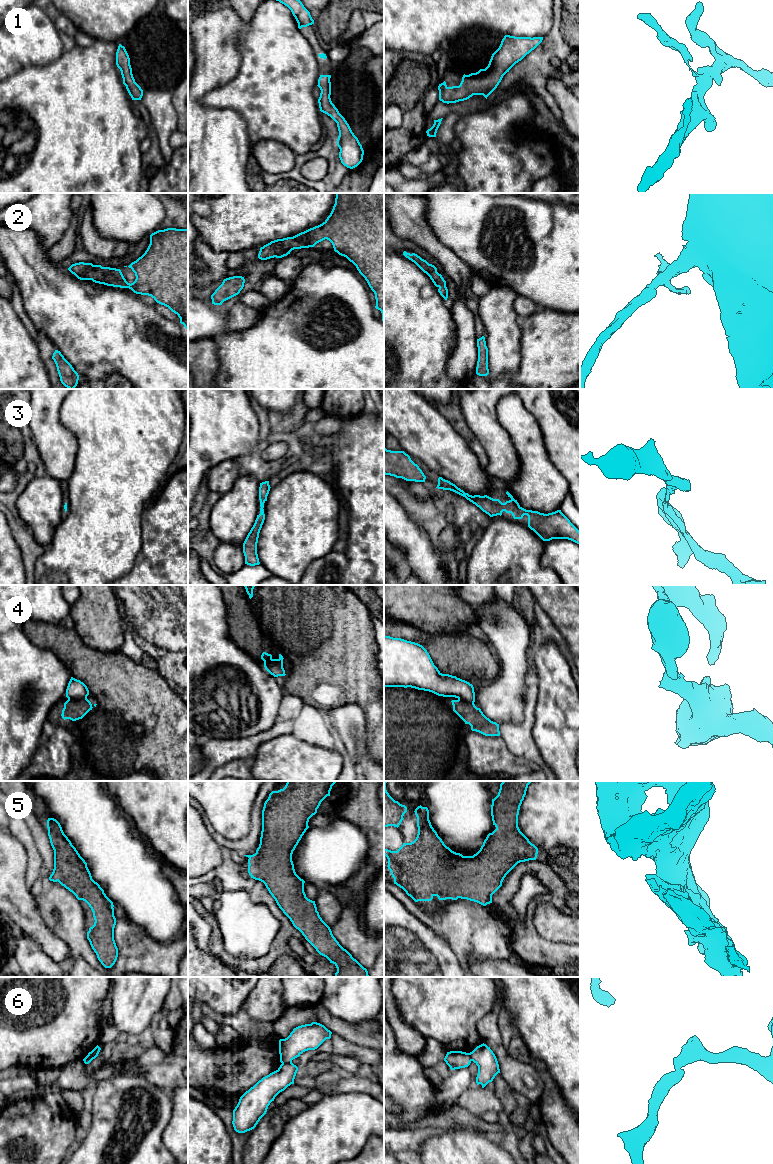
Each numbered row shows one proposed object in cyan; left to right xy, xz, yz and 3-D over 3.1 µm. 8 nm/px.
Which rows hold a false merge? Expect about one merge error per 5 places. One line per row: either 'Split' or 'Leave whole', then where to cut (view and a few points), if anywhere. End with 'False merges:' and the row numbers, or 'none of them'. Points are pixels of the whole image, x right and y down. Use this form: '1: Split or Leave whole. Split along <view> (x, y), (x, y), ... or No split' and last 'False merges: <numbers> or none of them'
1: Leave whole. No split
2: Leave whole. No split
3: Leave whole. No split
4: Split. Split along xy (68, 697), (73, 699), (86, 698)
5: Leave whole. No split
6: Split. Split along xz (291, 1061), (282, 1064)
False merges: 4, 6

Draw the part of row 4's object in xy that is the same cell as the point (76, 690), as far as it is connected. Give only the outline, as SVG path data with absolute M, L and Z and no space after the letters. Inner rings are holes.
M71 677L66 689L66 697L73 700L81 700L87 698L88 695L87 686L80 680Z

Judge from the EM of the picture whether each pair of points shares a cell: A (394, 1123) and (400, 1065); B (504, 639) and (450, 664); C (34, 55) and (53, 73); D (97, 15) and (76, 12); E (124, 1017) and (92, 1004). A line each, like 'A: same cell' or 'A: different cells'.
A: same cell
B: different cells
C: different cells
D: same cell
E: different cells

